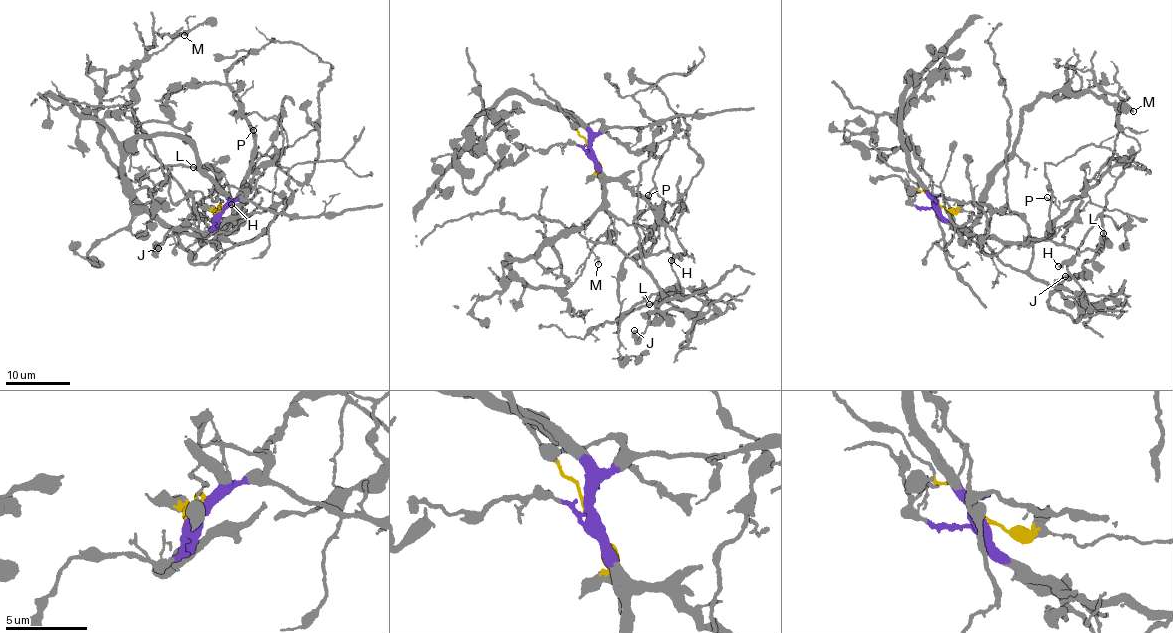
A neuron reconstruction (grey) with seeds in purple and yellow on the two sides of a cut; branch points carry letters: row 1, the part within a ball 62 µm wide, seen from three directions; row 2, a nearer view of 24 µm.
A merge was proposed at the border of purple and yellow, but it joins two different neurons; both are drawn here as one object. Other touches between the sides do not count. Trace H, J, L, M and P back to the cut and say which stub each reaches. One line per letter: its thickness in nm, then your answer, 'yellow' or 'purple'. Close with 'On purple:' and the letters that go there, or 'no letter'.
H: 190 nm thick; purple
J: 550 nm thick; yellow
L: 240 nm thick; yellow
M: 110 nm thick; purple
P: 160 nm thick; purple
On purple: H, M, P

